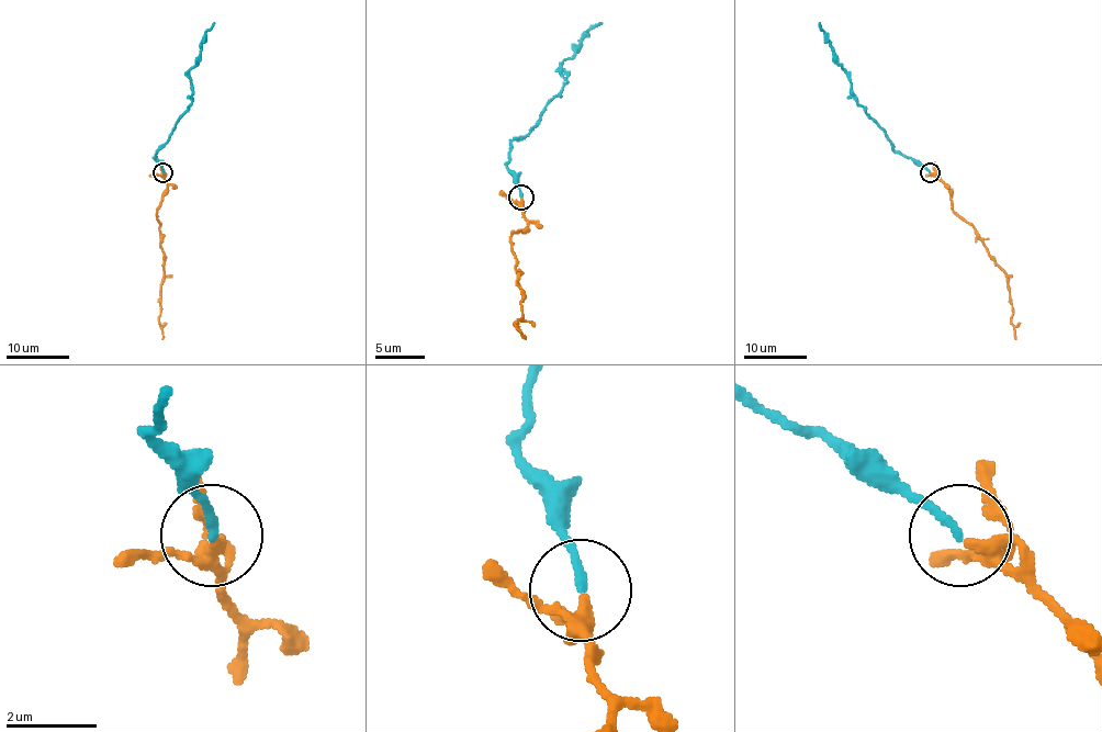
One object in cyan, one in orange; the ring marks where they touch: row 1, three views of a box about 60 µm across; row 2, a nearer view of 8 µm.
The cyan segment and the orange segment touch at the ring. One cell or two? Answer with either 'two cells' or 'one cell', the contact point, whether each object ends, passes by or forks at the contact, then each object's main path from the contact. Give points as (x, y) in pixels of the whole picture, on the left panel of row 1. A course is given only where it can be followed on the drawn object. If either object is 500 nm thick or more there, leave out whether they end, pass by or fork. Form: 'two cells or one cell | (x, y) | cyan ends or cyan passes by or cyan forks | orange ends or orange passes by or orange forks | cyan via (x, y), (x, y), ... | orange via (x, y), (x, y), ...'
one cell | (162, 172) | cyan ends | orange forks | cyan via (164, 172), (154, 158), (155, 151), (192, 103), (189, 71), (198, 62), (201, 41), (214, 22) | orange via (164, 172), (166, 190), (157, 211), (164, 255), (158, 324), (161, 338)

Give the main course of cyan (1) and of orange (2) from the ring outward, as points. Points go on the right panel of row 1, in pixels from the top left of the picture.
1: (930, 172), (896, 151), (885, 132), (858, 103), (852, 82), (819, 22)
2: (931, 172), (948, 190), (953, 211), (975, 229), (988, 255), (1005, 273), (1016, 338)

